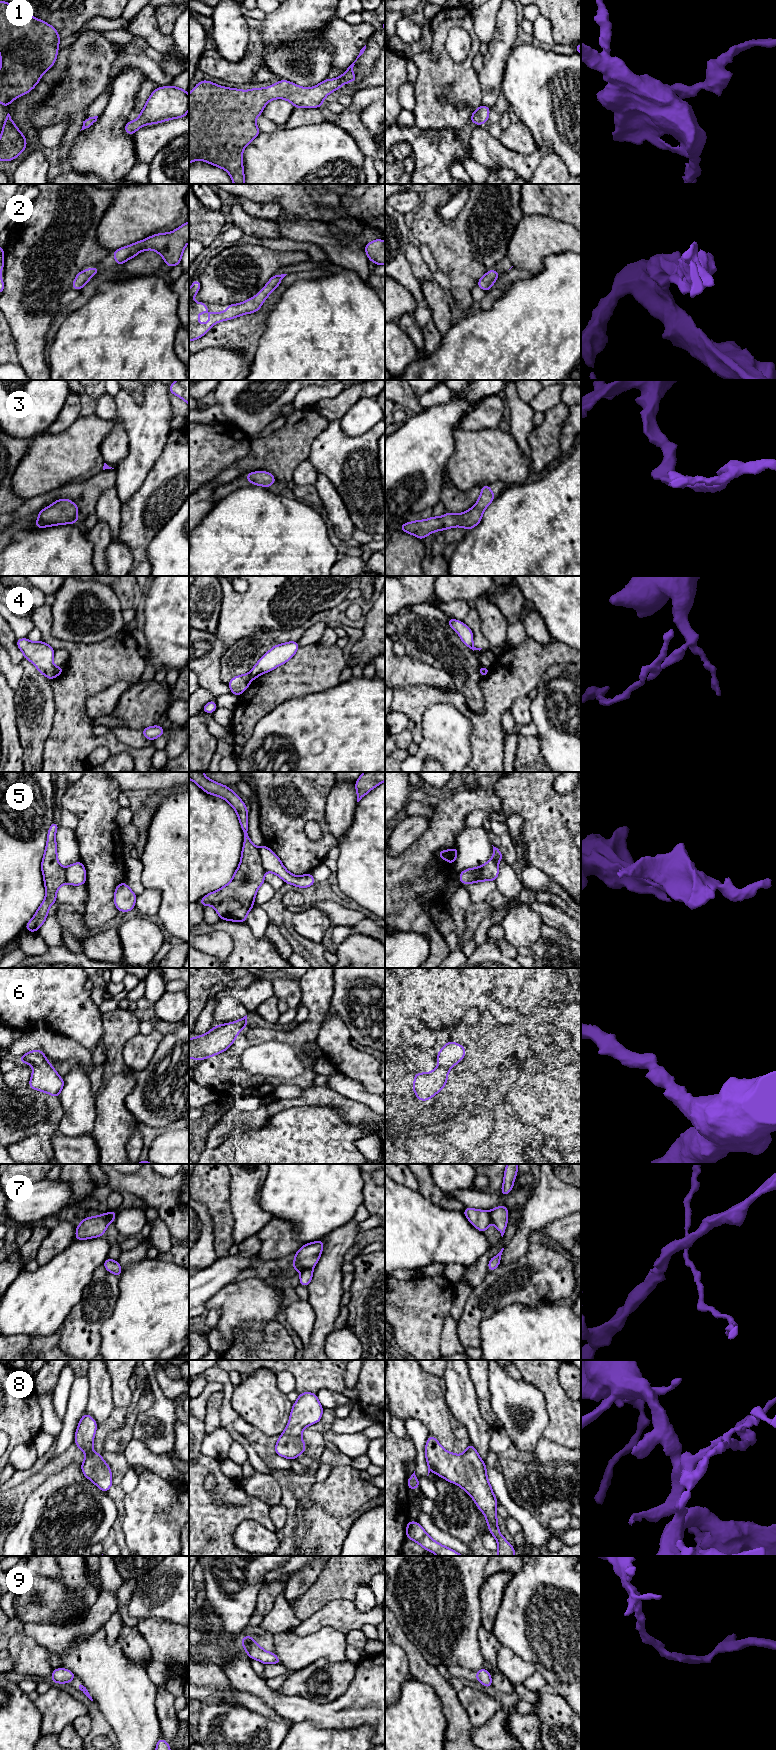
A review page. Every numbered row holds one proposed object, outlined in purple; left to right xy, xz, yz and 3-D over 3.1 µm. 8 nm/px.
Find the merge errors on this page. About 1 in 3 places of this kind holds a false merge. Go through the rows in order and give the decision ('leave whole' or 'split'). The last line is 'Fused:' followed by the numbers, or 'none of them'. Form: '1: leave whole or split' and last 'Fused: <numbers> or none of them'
1: leave whole
2: leave whole
3: leave whole
4: split
5: split
6: leave whole
7: split
8: leave whole
9: leave whole
Fused: 4, 5, 7

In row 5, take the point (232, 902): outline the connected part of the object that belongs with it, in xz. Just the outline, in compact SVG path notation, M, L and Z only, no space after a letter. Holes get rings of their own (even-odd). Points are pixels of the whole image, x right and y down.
M189 772L189 779L204 792L225 799L236 811L244 834L241 860L231 881L224 887L202 897L202 907L212 905L220 920L245 923L247 914L254 907L258 888L265 883L265 870L259 848L248 835L248 809L231 788L207 778L203 772Z

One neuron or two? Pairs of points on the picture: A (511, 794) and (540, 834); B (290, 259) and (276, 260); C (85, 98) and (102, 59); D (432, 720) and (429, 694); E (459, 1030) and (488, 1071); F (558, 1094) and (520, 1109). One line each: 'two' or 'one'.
A: one
B: one
C: one
D: two
E: one
F: one

